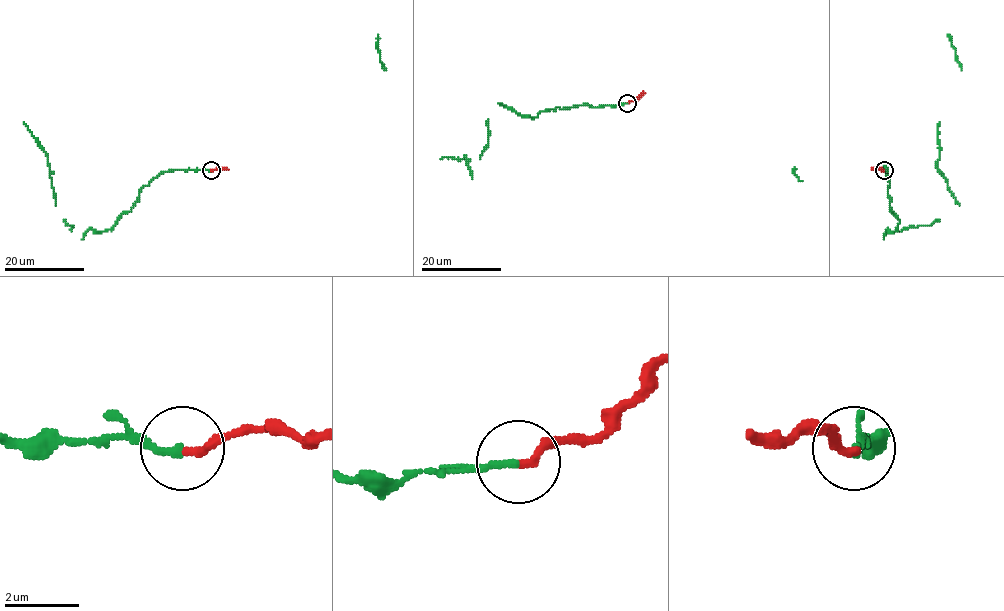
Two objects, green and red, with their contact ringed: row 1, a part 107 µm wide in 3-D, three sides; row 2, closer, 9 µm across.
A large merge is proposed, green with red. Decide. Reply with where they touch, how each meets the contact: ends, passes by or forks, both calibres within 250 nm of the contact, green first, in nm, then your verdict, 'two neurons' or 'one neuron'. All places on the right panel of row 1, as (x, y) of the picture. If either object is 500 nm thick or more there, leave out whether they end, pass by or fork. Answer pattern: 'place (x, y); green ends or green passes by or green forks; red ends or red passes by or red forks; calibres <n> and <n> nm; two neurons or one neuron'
place (884, 170); green ends; red ends; calibres 200 and 220 nm; one neuron

